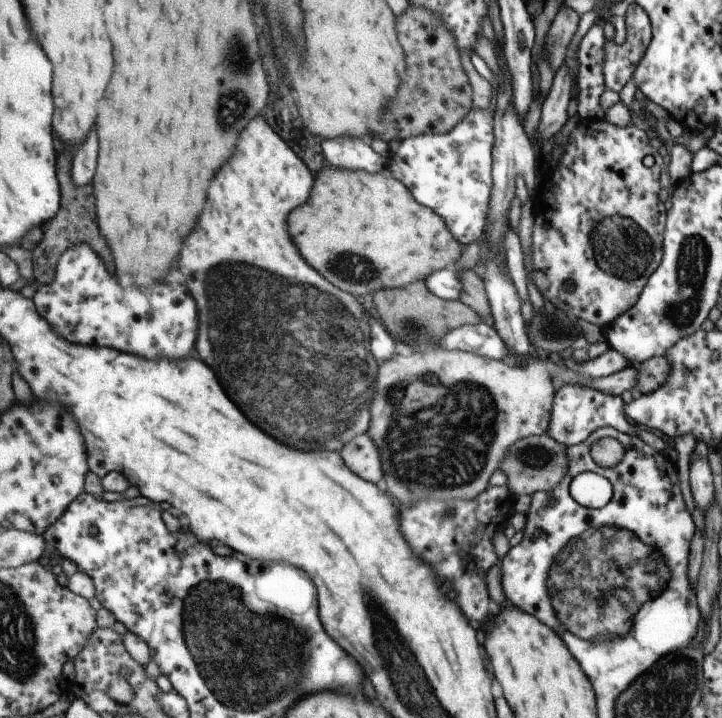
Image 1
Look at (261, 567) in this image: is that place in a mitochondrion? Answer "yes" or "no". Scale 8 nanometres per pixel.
no

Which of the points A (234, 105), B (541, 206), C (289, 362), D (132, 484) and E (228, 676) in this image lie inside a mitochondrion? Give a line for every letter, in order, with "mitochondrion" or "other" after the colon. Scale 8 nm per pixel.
A: mitochondrion
B: other
C: mitochondrion
D: other
E: mitochondrion

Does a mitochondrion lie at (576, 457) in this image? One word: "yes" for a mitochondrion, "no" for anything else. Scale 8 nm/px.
yes

